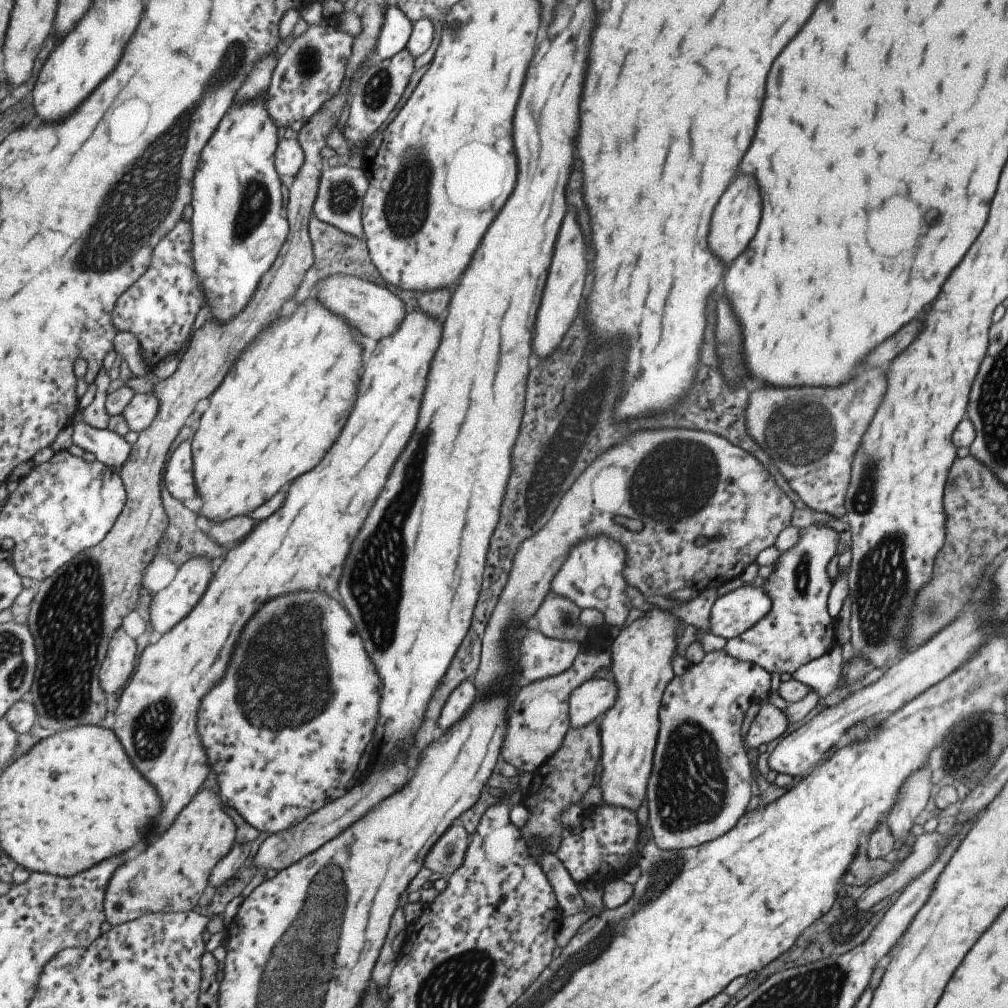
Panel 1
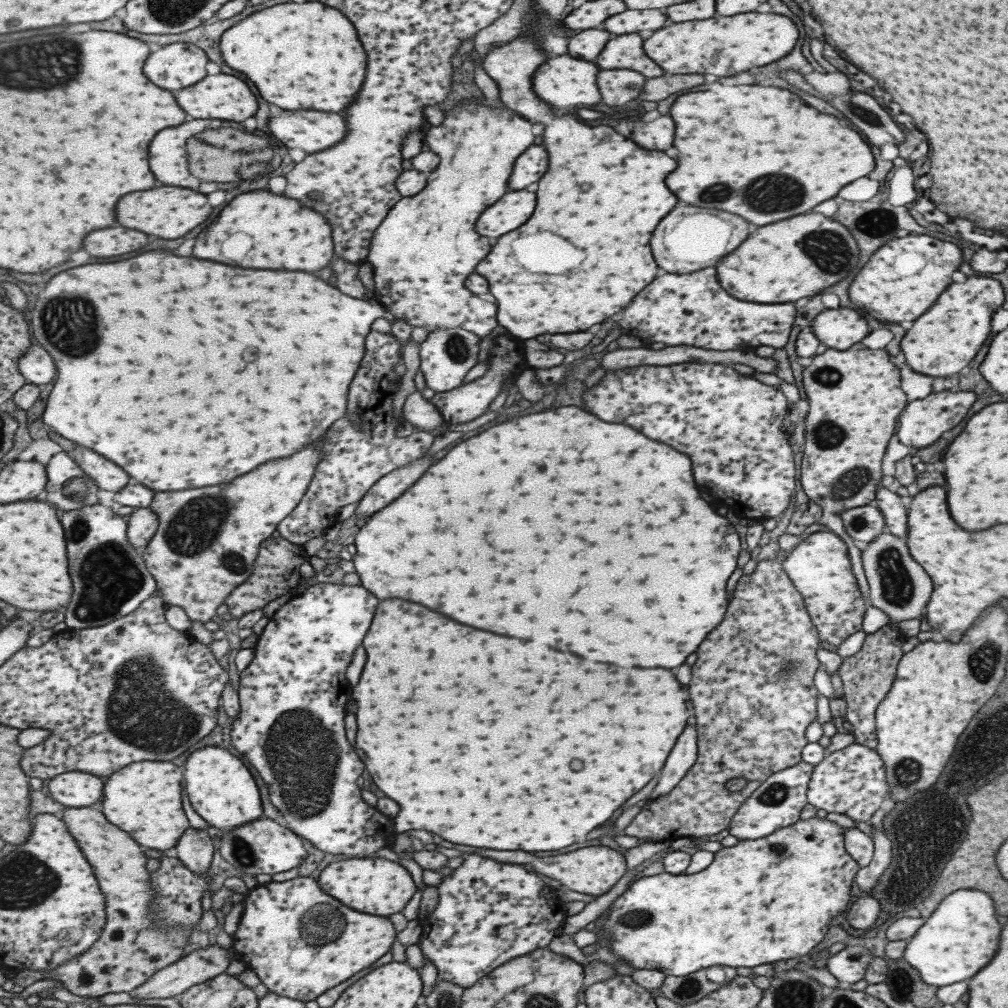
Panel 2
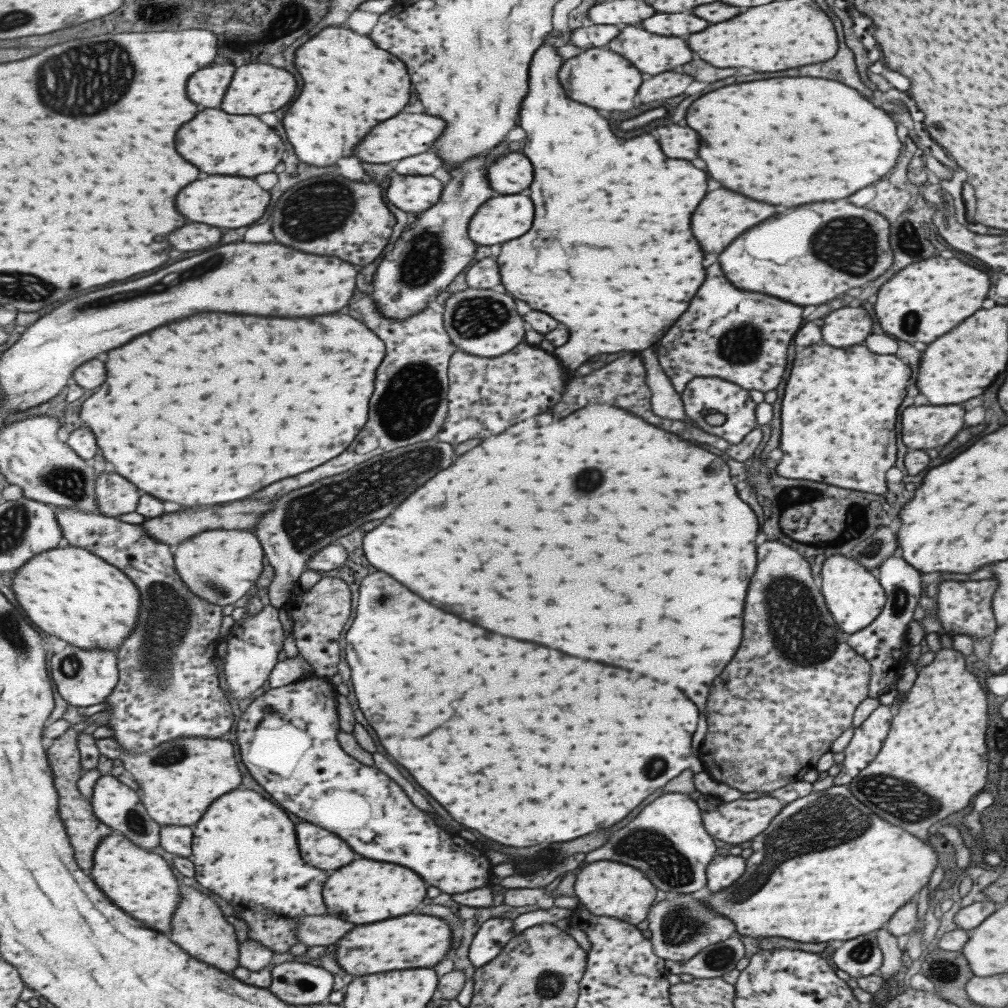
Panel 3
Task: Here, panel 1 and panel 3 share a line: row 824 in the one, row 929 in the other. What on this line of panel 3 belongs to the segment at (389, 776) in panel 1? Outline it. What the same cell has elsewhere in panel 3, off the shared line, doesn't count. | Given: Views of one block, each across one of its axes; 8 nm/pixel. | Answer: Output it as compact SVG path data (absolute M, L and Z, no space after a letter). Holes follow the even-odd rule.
M309 916L301 918L297 926L297 938L301 938L301 944L305 946L335 946L335 942L347 932L355 928L355 924L339 920L335 916Z

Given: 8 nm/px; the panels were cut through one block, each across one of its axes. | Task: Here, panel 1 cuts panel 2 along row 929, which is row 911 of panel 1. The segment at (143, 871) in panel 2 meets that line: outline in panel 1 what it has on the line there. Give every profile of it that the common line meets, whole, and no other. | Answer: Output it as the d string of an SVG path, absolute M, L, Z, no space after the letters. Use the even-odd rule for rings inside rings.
M203 790L181 812L173 830L169 828L145 850L137 850L137 854L129 852L129 860L117 870L107 892L105 912L113 928L135 922L147 914L193 912L207 886L211 886L213 870L235 848L237 828L231 816L223 812L223 806L221 796Z

